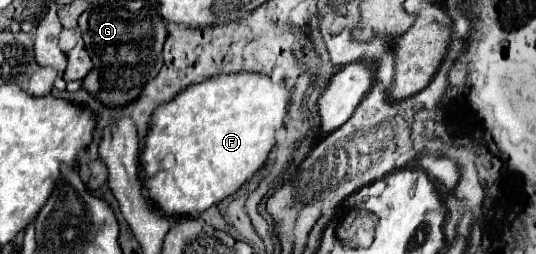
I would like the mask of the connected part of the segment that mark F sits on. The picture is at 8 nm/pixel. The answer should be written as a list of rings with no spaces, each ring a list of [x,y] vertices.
[[[246,71],[244,73],[232,73],[232,75],[218,75],[218,77],[212,77],[208,81],[190,85],[188,89],[184,89],[184,93],[178,93],[178,97],[168,101],[168,105],[162,105],[160,109],[154,111],[152,123],[150,123],[150,131],[148,131],[148,139],[146,139],[146,145],[144,145],[144,153],[140,155],[142,177],[144,177],[144,187],[148,189],[148,197],[152,197],[152,201],[156,201],[156,205],[160,205],[160,209],[164,209],[164,213],[168,213],[170,217],[176,217],[176,215],[196,215],[196,213],[202,213],[202,211],[210,209],[212,205],[218,205],[222,199],[234,195],[268,161],[268,155],[270,155],[270,151],[276,145],[276,131],[284,125],[284,117],[288,113],[290,99],[292,99],[292,89],[286,85],[286,81],[274,83],[268,75],[246,73]]]

